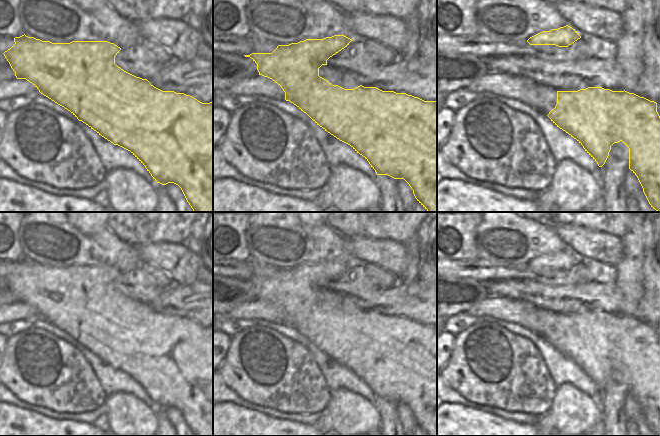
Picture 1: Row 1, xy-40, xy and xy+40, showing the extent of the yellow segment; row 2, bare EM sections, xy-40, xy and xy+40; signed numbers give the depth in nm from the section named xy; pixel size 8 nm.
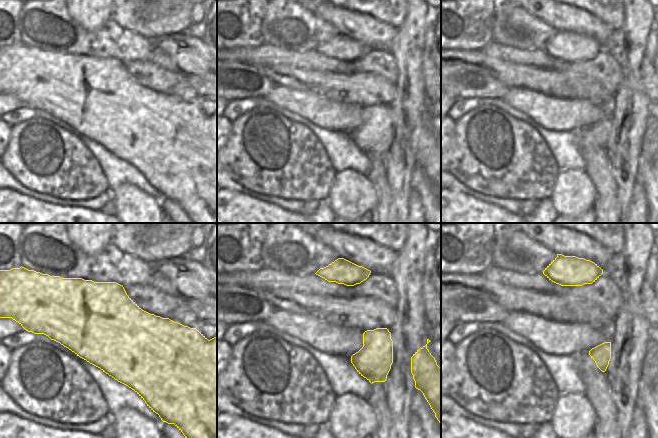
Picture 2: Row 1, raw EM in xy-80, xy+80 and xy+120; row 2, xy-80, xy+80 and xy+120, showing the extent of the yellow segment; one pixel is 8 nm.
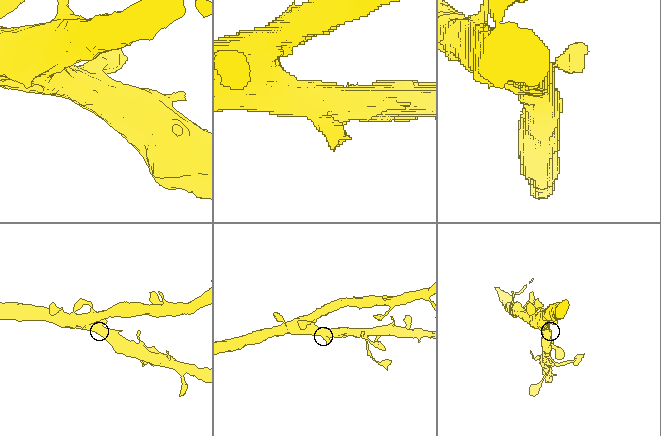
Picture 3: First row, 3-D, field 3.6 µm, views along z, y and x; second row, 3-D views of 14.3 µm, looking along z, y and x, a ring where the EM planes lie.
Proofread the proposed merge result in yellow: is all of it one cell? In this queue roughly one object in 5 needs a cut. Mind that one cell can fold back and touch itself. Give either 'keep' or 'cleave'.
keep

